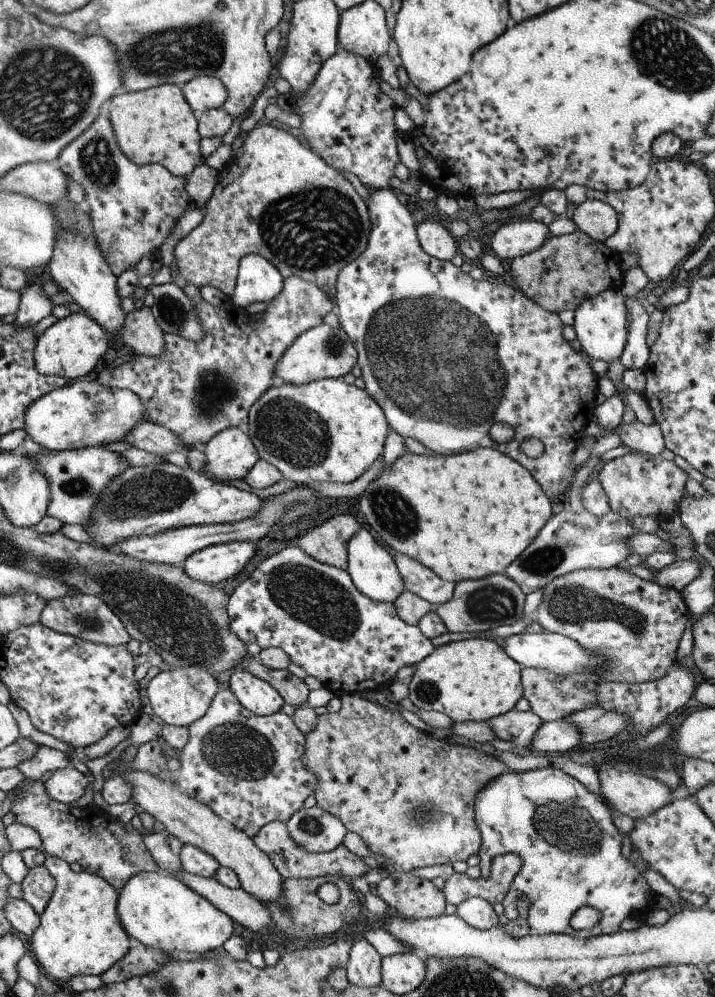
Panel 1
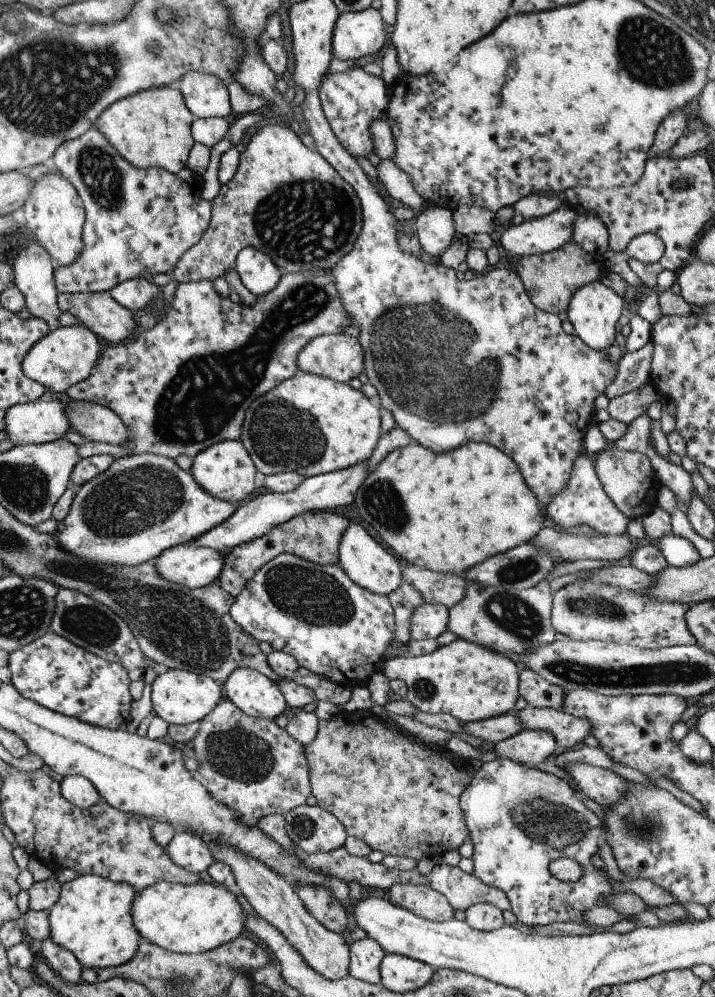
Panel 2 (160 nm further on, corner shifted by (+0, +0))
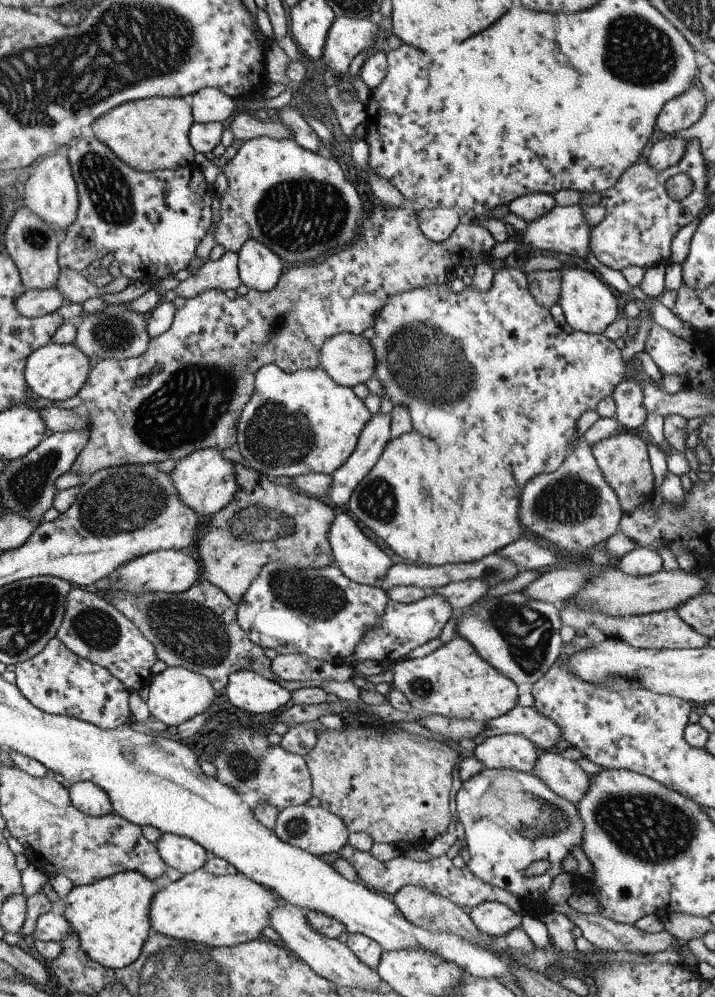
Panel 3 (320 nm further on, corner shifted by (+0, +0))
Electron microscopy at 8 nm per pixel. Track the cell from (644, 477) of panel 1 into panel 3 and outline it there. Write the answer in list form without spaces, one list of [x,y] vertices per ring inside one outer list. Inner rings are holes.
[[[616,432],[589,446],[605,482],[615,491],[622,512],[630,511],[652,498],[653,475],[648,461],[646,444],[631,432]]]

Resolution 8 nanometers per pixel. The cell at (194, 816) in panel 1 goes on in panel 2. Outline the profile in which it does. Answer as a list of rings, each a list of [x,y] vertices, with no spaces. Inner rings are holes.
[[[207,843],[215,861],[227,864],[233,871],[239,892],[251,905],[256,914],[283,935],[283,938],[300,954],[300,957],[323,978],[334,981],[348,976],[348,944],[342,935],[327,930],[304,908],[293,886],[276,872],[259,861],[245,857],[234,847]]]

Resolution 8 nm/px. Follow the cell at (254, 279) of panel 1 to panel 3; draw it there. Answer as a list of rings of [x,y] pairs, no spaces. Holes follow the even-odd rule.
[[[247,239],[236,252],[240,282],[248,289],[267,292],[275,286],[286,266],[280,258],[260,242]]]

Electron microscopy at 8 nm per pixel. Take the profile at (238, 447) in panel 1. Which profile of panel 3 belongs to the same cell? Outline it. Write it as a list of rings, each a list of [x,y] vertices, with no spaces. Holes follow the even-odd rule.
[[[213,449],[191,451],[186,457],[175,461],[174,468],[168,473],[183,506],[204,519],[221,510],[231,500],[236,489],[232,462],[221,458],[220,453]]]

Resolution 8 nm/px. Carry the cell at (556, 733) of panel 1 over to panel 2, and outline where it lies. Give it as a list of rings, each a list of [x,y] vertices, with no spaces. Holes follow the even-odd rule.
[[[521,729],[509,738],[494,744],[497,759],[509,759],[527,767],[537,766],[555,750],[555,741],[548,732]]]

